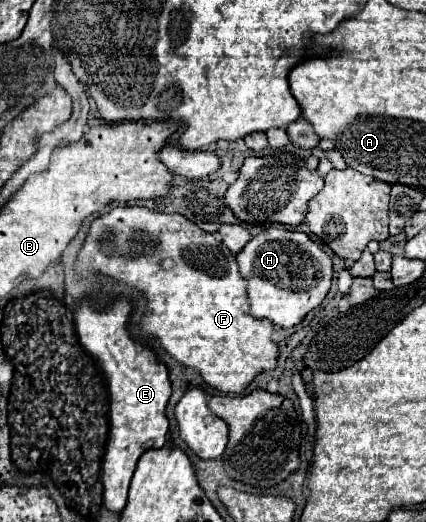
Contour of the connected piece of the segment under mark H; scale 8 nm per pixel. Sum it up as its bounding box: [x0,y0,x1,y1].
[236,226,334,328]

